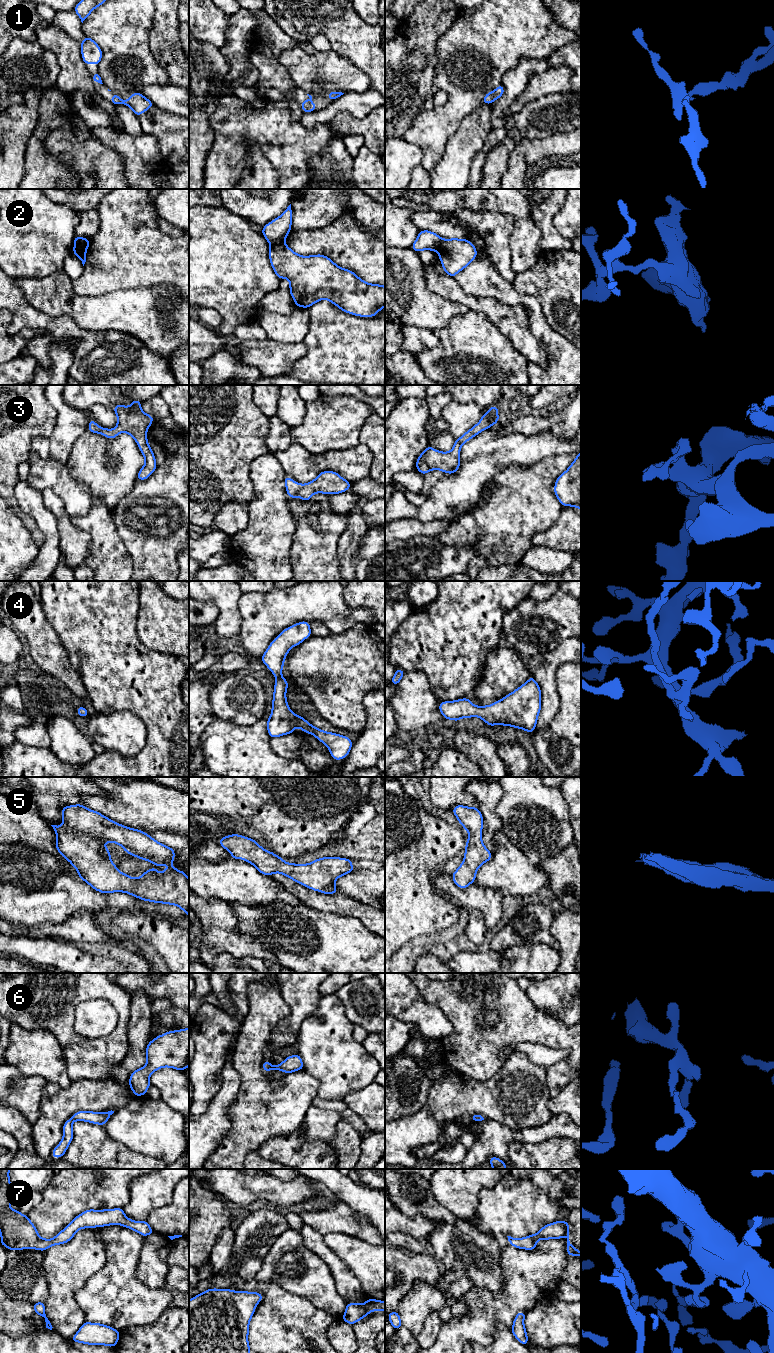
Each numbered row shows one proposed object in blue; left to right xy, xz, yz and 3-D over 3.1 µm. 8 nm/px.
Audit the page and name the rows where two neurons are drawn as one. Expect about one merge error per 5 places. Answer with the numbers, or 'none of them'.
2

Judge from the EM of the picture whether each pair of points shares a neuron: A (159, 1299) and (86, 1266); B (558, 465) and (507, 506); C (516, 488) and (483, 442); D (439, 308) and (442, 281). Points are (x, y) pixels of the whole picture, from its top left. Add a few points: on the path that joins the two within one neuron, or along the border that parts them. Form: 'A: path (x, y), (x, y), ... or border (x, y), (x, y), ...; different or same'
A: border (105, 1249), (105, 1264), (80, 1287); different
B: path (545, 473), (520, 498); same
C: border (526, 466), (508, 466), (492, 478); different
D: border (424, 279), (430, 290), (463, 304); different

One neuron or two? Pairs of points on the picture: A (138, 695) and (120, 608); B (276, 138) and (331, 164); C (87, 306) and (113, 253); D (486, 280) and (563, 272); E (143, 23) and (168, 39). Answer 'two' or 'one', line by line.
A: one
B: two
C: two
D: two
E: two

